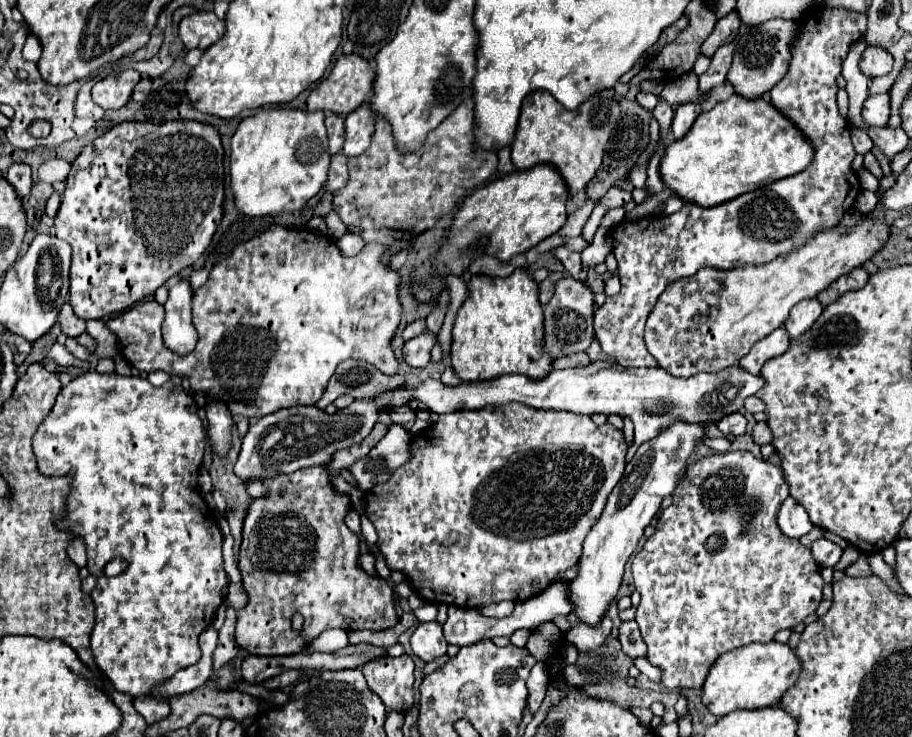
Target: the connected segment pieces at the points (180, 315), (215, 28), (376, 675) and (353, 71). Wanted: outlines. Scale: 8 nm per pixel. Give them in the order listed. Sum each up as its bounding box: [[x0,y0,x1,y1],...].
[[162,280,196,354],[178,10,224,50],[362,654,414,712],[306,54,374,116]]

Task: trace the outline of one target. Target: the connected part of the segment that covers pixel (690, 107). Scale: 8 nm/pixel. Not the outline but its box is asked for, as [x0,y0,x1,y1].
[672,102,702,140]

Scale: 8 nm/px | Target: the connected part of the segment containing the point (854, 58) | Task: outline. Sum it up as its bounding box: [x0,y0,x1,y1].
[842,40,868,126]

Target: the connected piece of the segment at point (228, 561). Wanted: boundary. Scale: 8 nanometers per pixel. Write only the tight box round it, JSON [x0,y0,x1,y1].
[222,535,242,583]

